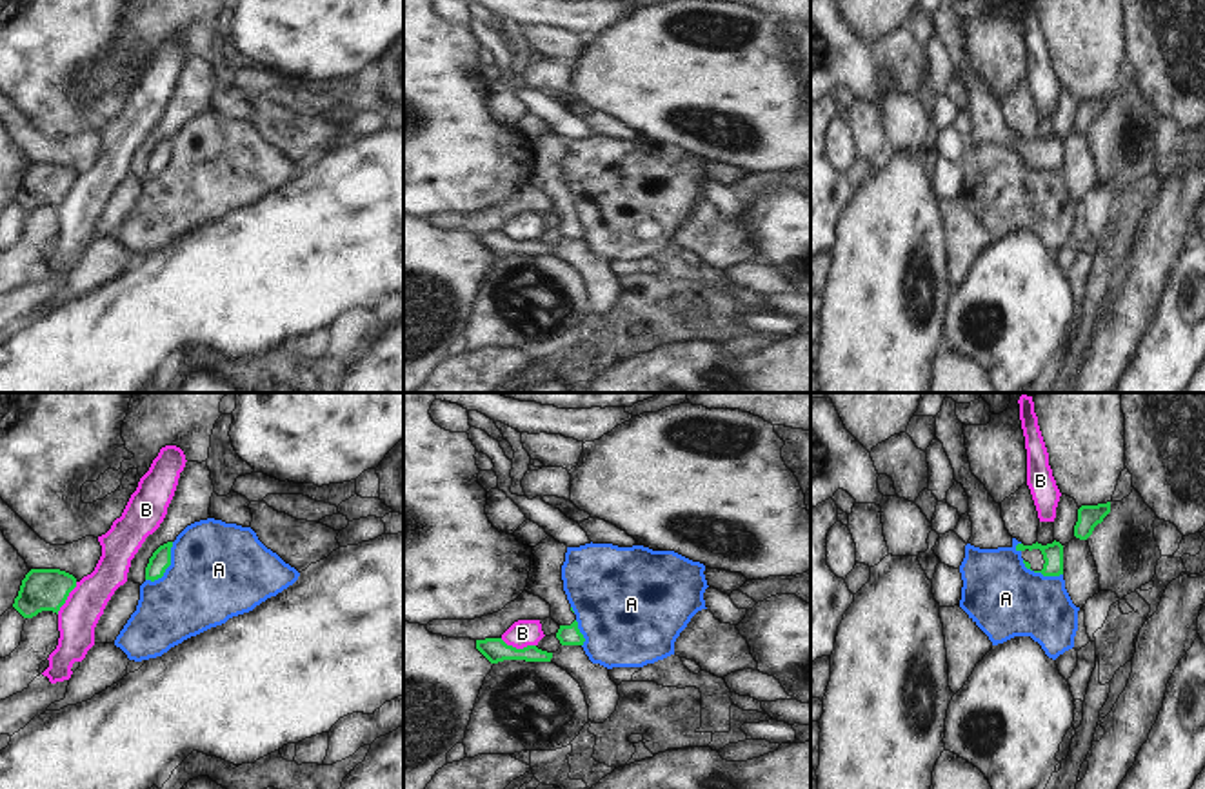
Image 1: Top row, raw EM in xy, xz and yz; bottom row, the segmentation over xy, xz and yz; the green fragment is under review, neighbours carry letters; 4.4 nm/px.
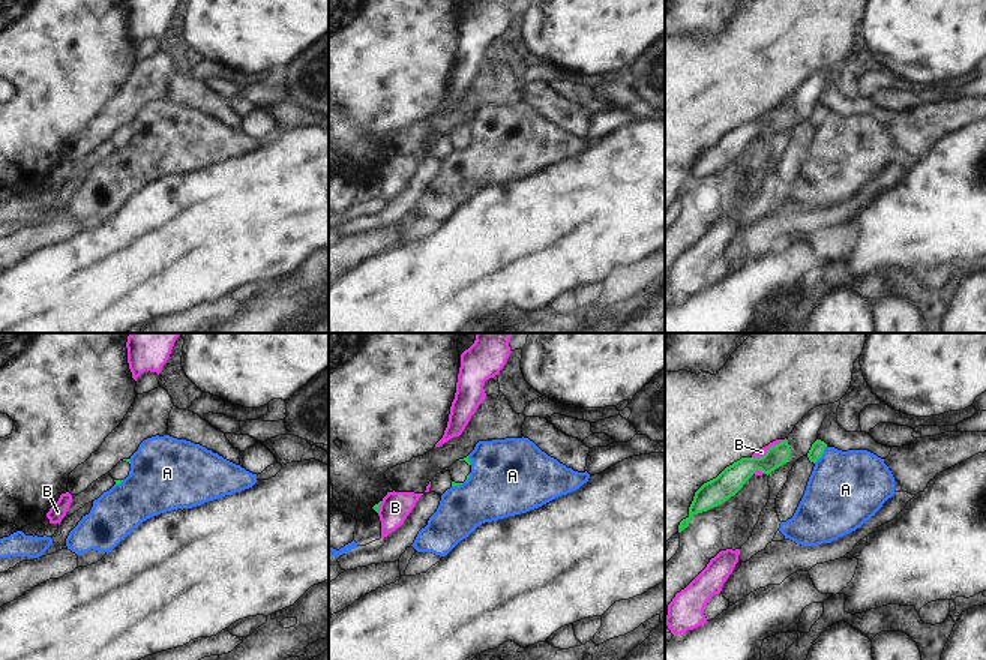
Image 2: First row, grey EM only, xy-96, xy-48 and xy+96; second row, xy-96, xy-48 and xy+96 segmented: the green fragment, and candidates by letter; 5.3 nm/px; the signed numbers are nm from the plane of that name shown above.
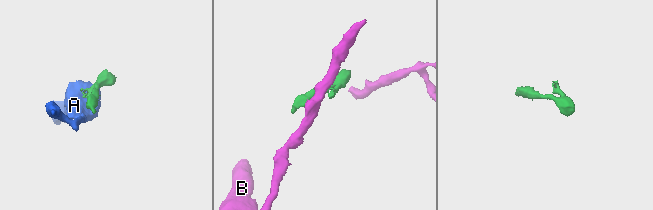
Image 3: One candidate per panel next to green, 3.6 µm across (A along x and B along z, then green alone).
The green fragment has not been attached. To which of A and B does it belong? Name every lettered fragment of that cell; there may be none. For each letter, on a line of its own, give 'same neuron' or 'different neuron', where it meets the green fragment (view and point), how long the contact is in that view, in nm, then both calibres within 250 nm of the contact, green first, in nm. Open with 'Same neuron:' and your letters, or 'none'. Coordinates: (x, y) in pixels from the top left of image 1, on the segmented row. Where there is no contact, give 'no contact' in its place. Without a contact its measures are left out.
Same neuron: none
A: different neuron | xy (168, 566) | 220 nm | 90/420 nm
B: different neuron | xz (518, 649) | 160 nm | 110/120 nm

